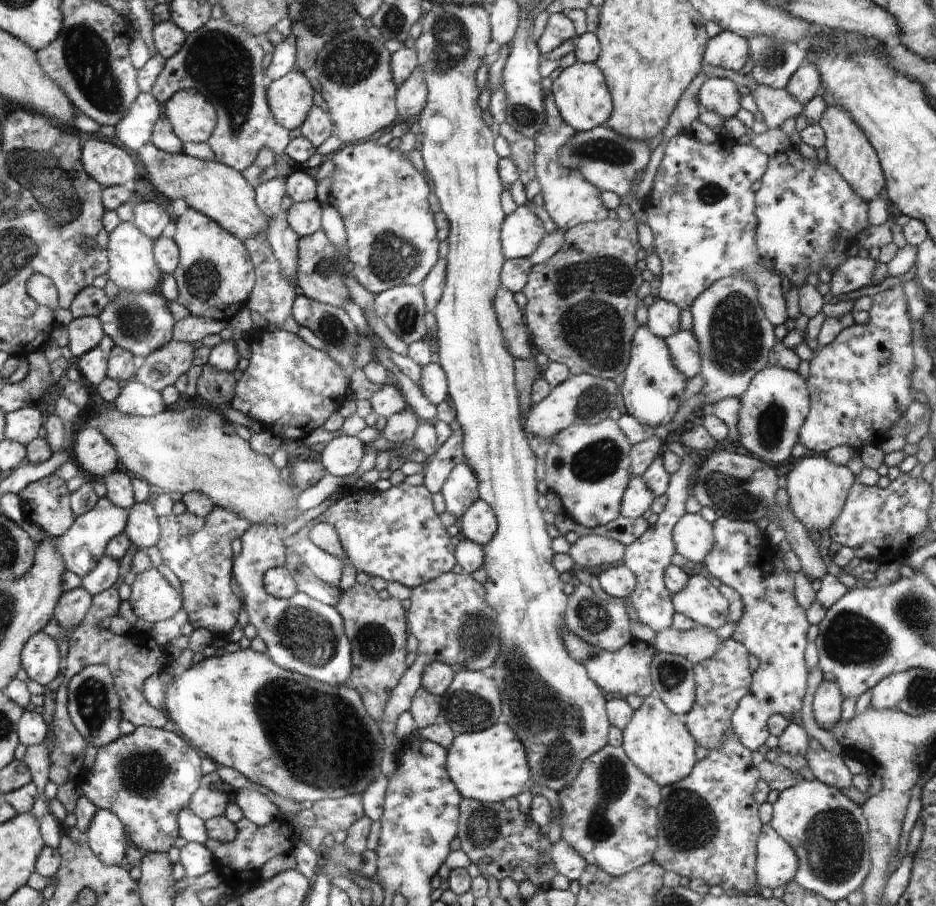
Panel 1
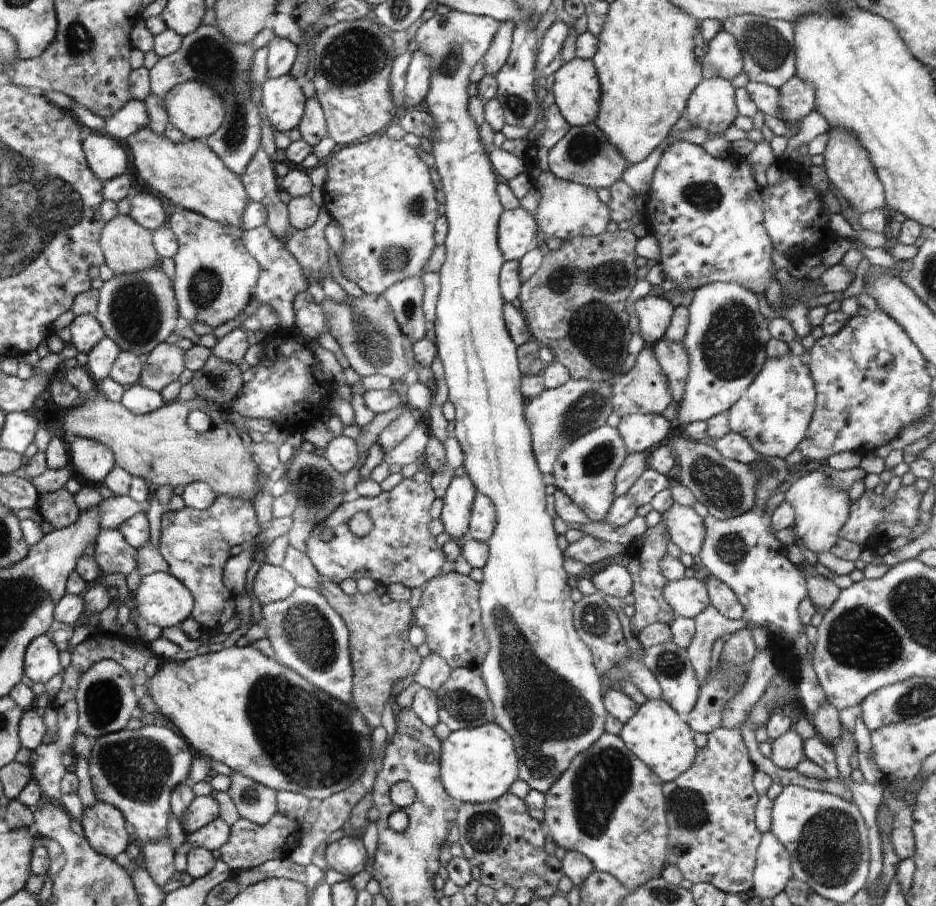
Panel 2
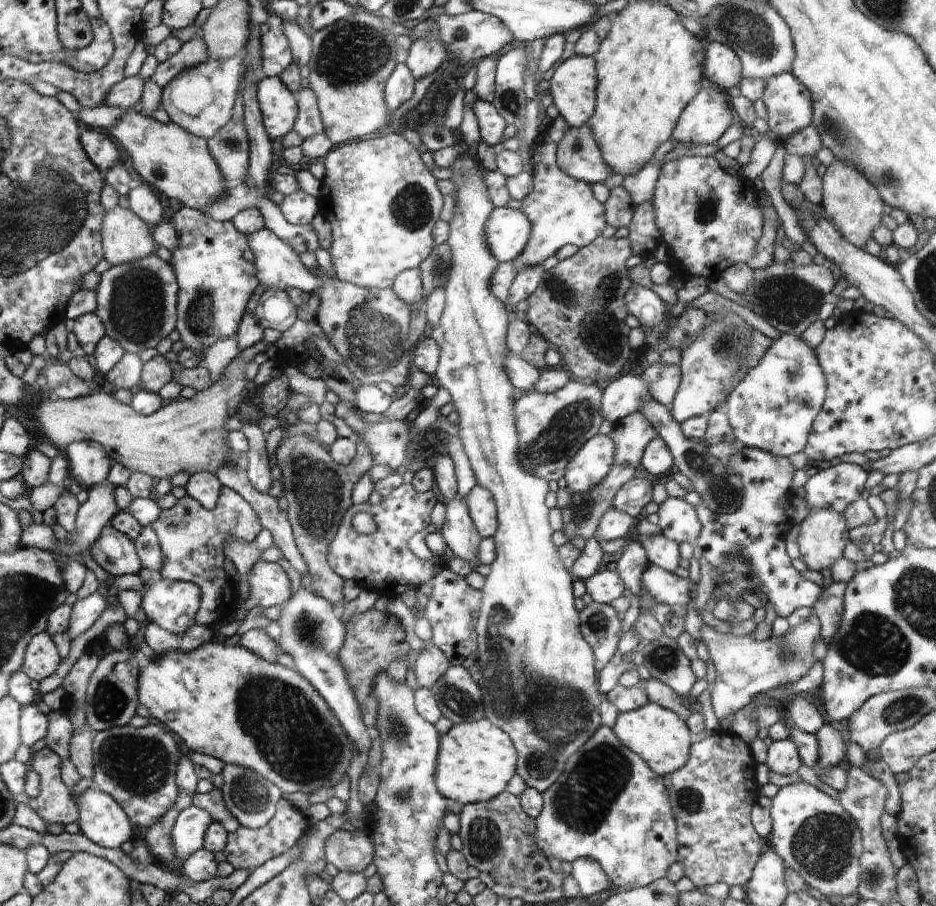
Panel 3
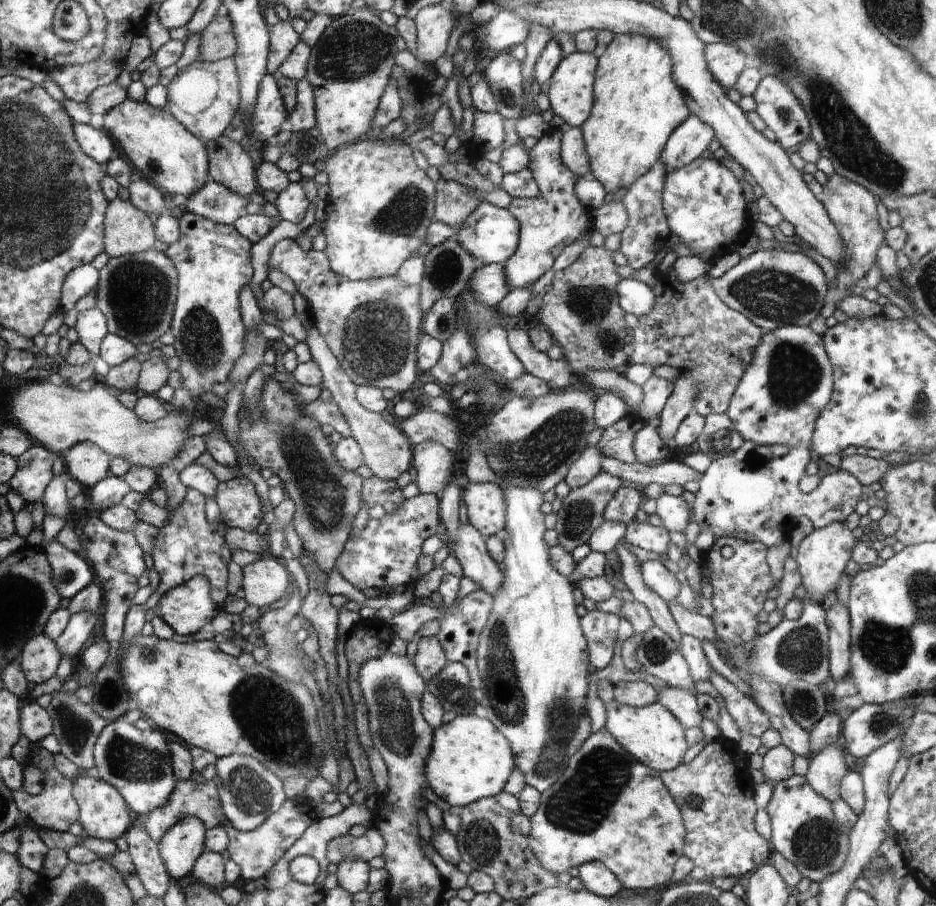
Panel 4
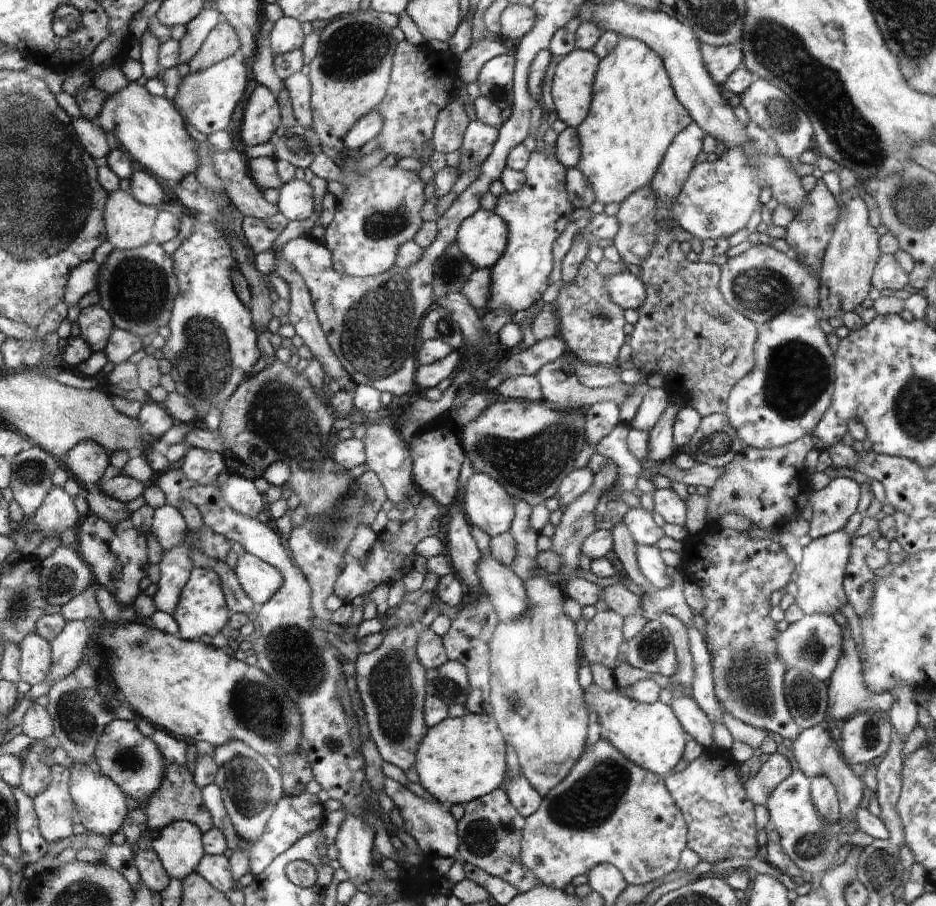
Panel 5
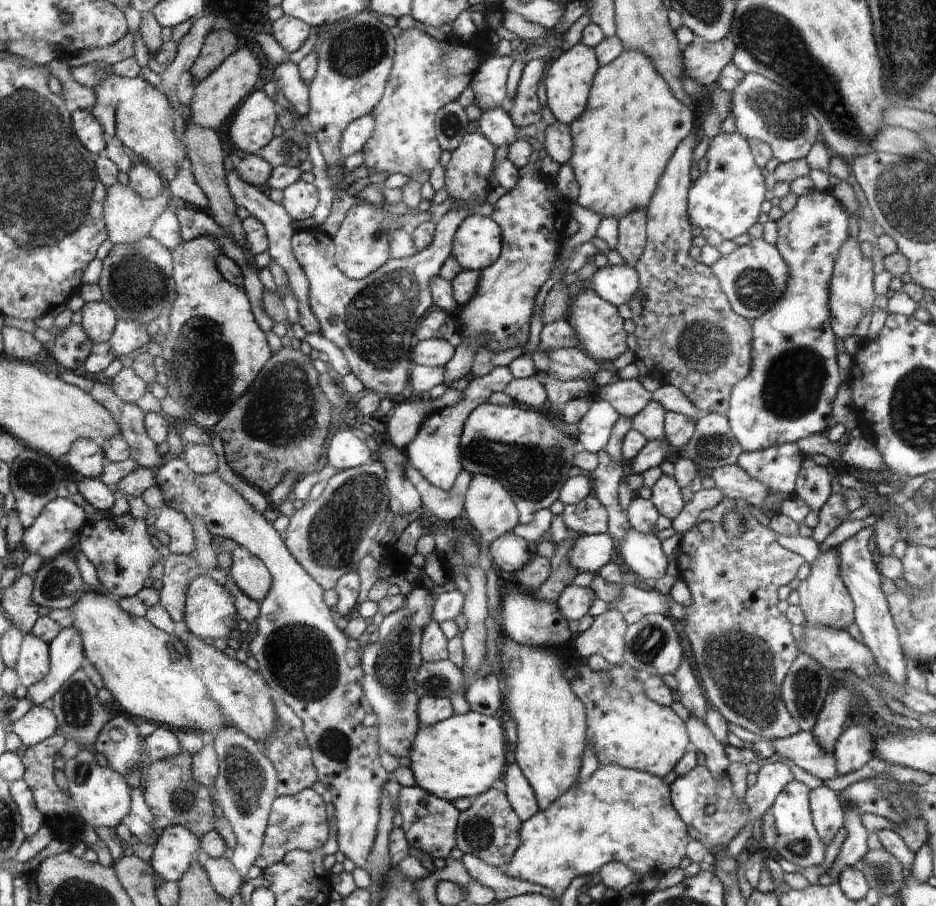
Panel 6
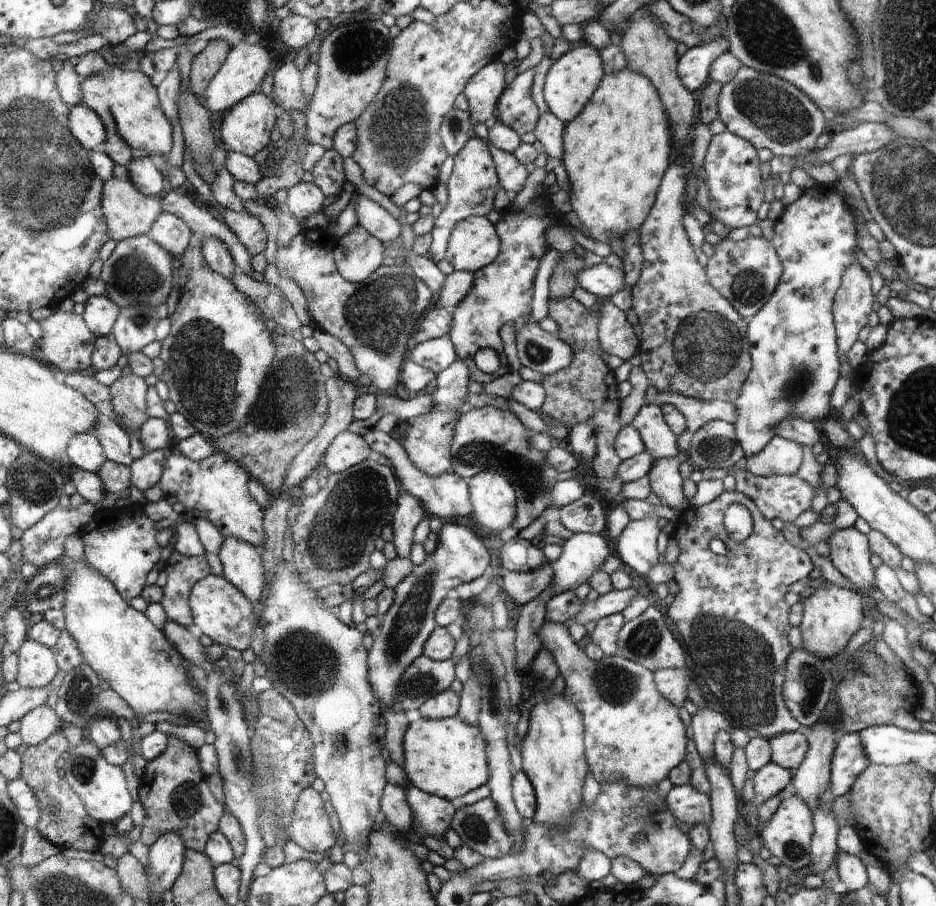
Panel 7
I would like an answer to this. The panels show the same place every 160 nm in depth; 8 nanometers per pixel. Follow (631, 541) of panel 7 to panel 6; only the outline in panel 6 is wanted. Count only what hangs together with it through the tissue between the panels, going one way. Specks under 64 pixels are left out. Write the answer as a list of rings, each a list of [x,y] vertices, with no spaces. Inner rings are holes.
[[[628,529],[617,547],[633,573],[648,580],[658,580],[667,572],[669,557],[664,555],[658,535]]]

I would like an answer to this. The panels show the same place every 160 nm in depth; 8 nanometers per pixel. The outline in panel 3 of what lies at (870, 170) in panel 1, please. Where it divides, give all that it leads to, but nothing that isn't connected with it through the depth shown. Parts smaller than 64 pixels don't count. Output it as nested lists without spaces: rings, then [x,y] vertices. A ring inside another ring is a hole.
[[[834,161],[827,166],[823,182],[823,197],[820,205],[830,216],[830,220],[841,235],[855,247],[864,249],[866,242],[873,238],[873,233],[880,227],[880,218],[884,214],[883,197],[870,181],[858,172],[852,164]]]

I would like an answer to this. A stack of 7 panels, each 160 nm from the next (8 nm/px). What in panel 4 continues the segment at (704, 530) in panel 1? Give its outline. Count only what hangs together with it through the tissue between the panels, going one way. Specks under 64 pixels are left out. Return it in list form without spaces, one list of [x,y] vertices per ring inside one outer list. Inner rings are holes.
[[[662,493],[657,498],[657,514],[668,532],[686,530],[688,521],[692,518],[687,502],[670,493]]]

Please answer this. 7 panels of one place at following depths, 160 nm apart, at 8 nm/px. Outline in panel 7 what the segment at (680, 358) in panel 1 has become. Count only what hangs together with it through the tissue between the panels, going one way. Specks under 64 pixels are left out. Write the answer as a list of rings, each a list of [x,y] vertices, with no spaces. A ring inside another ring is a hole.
[[[644,405],[632,419],[631,425],[640,433],[645,450],[654,459],[677,456],[677,436],[666,424],[660,405]]]

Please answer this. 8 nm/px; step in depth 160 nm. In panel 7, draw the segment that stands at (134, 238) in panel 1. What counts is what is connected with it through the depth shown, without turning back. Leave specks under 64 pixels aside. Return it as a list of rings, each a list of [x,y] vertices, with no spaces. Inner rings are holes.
[[[117,177],[105,182],[103,205],[110,224],[111,238],[120,243],[128,237],[144,235],[150,231],[163,210],[158,196],[145,195],[136,188],[132,180],[121,180]]]

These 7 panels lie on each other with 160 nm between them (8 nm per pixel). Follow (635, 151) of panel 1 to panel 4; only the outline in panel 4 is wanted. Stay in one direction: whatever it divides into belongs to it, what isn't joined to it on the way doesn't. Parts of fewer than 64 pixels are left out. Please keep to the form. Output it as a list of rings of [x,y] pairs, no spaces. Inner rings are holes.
[[[565,127],[562,138],[563,163],[577,177],[590,175],[591,159],[587,153],[586,141],[581,127]]]

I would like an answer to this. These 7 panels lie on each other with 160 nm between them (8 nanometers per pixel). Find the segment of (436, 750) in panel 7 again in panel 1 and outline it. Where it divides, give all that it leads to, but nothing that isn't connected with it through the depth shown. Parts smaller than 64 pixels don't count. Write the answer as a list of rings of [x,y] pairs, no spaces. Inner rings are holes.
[[[506,722],[494,724],[484,731],[458,734],[448,748],[448,773],[463,798],[480,802],[505,802],[526,790],[530,768],[526,766],[527,749]]]

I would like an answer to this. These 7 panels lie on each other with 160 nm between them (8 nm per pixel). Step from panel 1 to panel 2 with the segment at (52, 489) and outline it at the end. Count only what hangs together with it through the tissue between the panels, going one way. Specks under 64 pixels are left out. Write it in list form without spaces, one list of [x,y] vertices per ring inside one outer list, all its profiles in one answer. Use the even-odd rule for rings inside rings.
[[[65,488],[51,494],[40,494],[40,502],[36,508],[55,529],[73,526],[81,520],[83,514],[77,504],[76,495]]]

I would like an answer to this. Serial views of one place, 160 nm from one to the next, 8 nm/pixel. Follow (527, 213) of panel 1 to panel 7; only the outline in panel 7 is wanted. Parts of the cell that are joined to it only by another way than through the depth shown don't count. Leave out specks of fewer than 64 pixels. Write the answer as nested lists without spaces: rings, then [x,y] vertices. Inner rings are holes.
[[[474,215],[454,225],[445,259],[456,271],[473,273],[494,263],[501,250],[498,229],[488,218]]]

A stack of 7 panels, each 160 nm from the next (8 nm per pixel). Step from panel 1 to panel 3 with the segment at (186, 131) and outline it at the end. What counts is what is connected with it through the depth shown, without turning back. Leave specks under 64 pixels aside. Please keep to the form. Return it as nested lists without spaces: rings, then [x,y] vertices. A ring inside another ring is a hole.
[[[245,49],[231,59],[208,59],[191,66],[173,78],[163,89],[161,104],[169,120],[187,129],[189,133],[205,139],[216,135],[232,118],[232,110],[239,92],[240,67]]]

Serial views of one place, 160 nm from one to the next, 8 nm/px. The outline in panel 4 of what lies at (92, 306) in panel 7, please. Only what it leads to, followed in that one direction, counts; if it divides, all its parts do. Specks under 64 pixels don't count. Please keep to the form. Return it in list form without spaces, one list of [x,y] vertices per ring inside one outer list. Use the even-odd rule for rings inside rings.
[[[100,308],[79,313],[76,329],[80,340],[94,356],[101,354],[103,342],[112,333],[108,317]]]

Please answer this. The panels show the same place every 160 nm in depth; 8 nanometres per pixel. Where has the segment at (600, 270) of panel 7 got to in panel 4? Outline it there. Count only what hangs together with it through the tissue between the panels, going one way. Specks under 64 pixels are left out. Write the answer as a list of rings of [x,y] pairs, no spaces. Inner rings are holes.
[[[624,279],[618,286],[619,303],[626,312],[637,317],[646,314],[655,303],[655,295],[651,288],[636,279]]]

